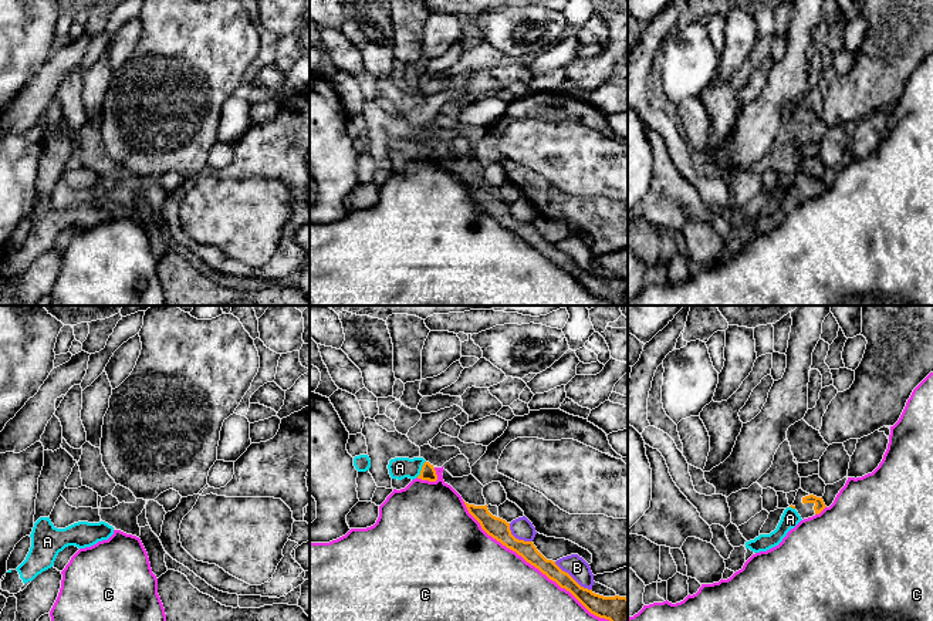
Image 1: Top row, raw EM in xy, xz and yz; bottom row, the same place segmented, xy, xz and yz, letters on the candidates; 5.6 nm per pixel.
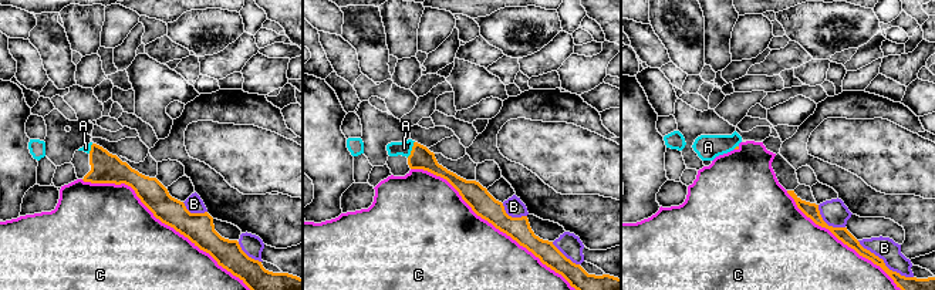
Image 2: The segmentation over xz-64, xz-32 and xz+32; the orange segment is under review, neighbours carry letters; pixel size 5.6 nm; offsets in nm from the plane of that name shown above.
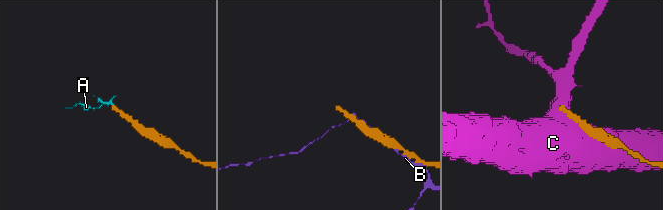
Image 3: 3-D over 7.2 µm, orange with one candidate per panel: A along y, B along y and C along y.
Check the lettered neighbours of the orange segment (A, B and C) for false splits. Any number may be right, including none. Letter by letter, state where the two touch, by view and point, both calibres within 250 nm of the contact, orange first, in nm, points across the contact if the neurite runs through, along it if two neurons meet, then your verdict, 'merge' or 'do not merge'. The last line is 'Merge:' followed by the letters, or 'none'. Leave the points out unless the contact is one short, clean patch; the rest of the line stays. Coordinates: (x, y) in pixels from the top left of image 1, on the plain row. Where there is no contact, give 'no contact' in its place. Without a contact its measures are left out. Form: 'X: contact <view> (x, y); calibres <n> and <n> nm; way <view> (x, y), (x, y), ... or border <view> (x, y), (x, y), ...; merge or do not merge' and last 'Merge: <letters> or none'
A: contact xz (422, 151); calibres 90 and 130 nm; way xz (428, 154), (422, 151), (399, 149); merge
B: contact xz (571, 259); calibres 130 and 120 nm; do not merge
C: contact xz (534, 247); calibres 100 and 500 nm; do not merge
Merge: A

